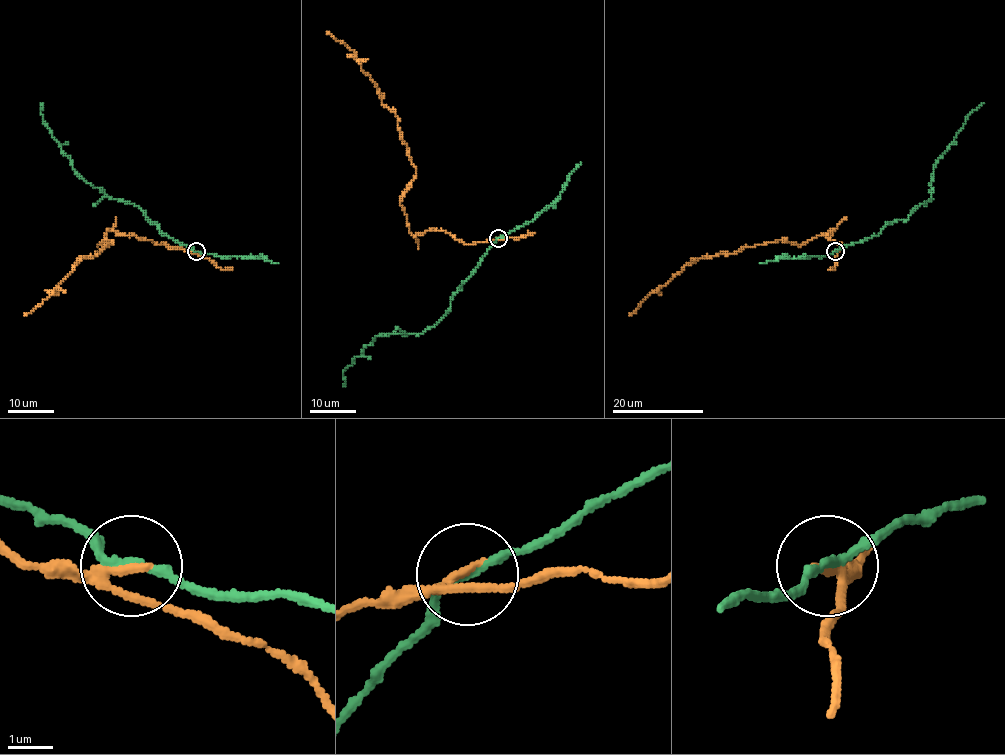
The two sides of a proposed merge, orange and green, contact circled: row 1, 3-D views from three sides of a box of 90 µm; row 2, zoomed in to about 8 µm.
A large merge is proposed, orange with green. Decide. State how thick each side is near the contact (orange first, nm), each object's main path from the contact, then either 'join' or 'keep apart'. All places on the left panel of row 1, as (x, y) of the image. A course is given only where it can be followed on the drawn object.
170/170 nm | orange via (196, 251), (170, 249), (108, 230), (98, 245), (114, 242), (95, 255), (82, 257), (53, 292), (24, 315) | green via (196, 251), (164, 235), (140, 209), (117, 198), (109, 198), (81, 178), (41, 115), (41, 102) | keep apart

